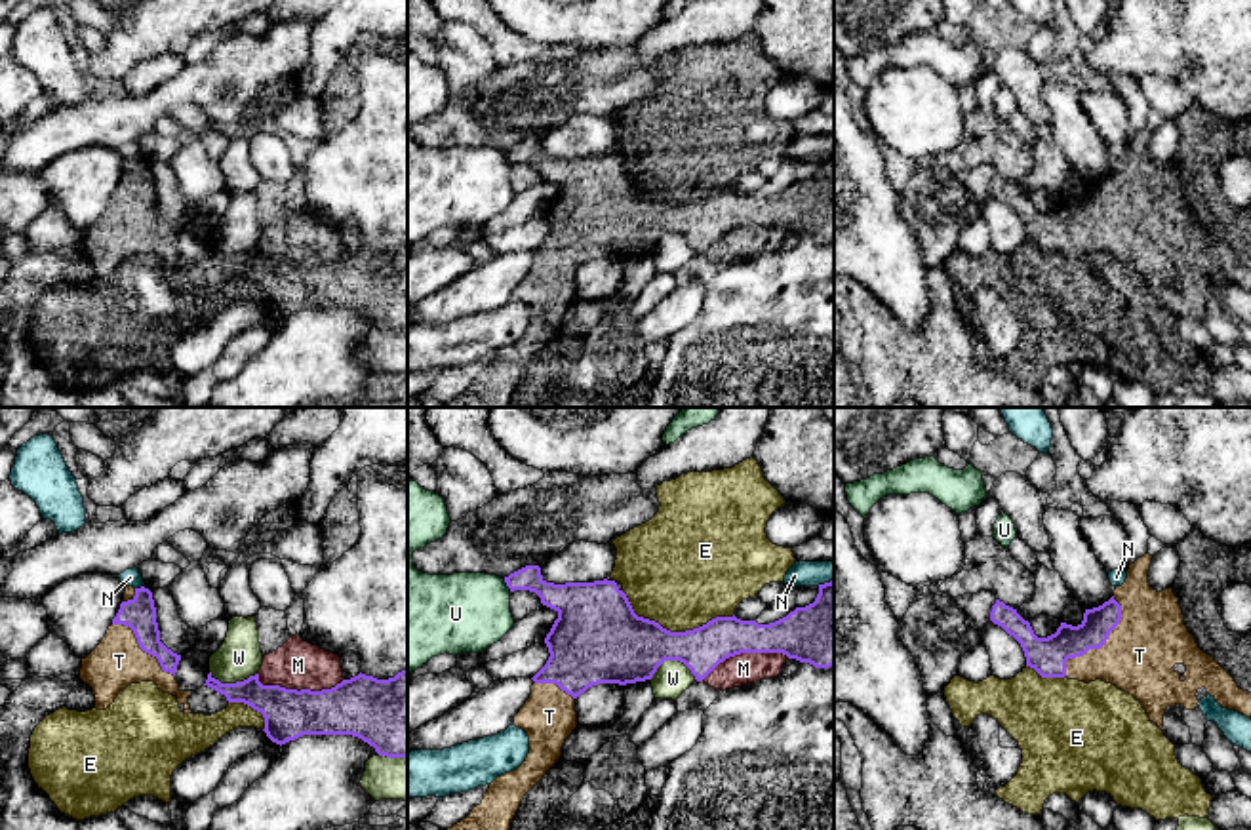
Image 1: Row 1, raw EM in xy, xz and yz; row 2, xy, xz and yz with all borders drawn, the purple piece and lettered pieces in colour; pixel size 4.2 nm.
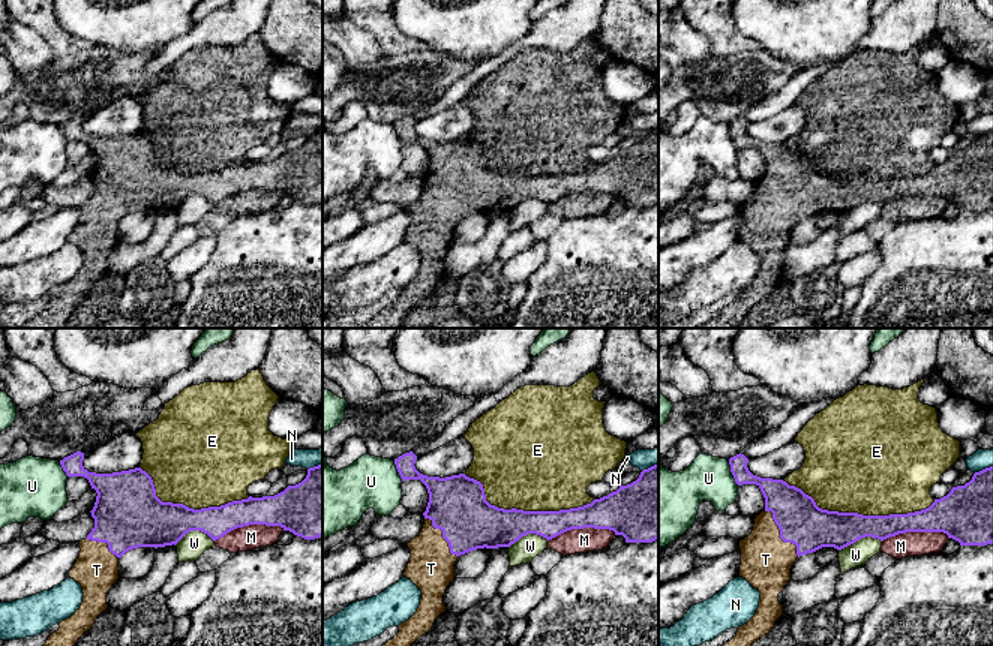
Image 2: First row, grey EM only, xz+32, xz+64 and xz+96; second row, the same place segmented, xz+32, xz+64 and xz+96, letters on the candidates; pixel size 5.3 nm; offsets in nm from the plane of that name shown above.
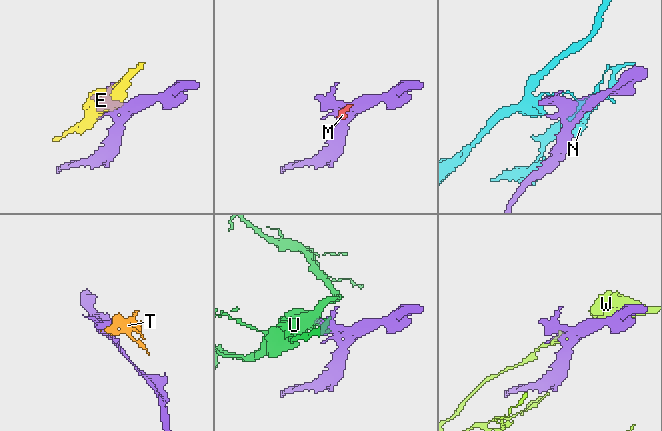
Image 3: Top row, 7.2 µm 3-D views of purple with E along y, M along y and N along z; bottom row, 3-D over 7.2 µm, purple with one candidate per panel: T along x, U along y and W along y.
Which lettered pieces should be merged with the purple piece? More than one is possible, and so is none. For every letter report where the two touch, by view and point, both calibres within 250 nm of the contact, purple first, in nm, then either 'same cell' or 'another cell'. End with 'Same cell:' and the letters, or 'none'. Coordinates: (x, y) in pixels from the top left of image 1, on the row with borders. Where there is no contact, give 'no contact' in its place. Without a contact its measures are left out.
E: meets purple in xz at (675, 632); 320 nm thick on the purple side, 460 nm on the other; another cell
M: meets purple in xy at (301, 690); 240 nm thick on the purple side, 200 nm on the other; another cell
N: meets purple in xy at (141, 587); 140 nm thick on the purple side, 80 nm on the other; another cell
T: meets purple in yz at (1101, 646); 160 nm thick on the purple side, 300 nm on the other; same cell
U: meets purple in xz at (507, 585); 130 nm thick on the purple side, 340 nm on the other; another cell
W: meets purple in xz at (675, 659); 320 nm thick on the purple side, 150 nm on the other; another cell
Same cell: T

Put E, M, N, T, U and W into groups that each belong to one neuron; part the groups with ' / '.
E / M / N / T / U / W

